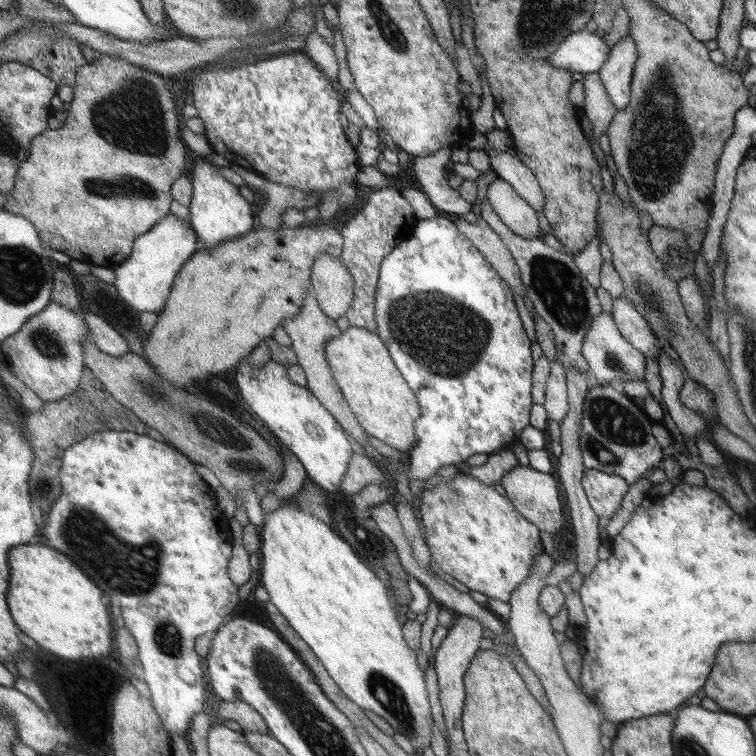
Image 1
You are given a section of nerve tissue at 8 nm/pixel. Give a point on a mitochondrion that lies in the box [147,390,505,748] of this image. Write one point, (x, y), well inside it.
(385, 691)

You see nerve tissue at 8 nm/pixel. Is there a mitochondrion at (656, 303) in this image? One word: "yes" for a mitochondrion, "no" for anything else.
yes

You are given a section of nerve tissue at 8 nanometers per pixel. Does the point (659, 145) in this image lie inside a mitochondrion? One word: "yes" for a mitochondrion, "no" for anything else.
yes

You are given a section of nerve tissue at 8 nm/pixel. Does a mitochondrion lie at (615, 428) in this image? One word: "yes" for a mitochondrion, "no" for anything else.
yes

